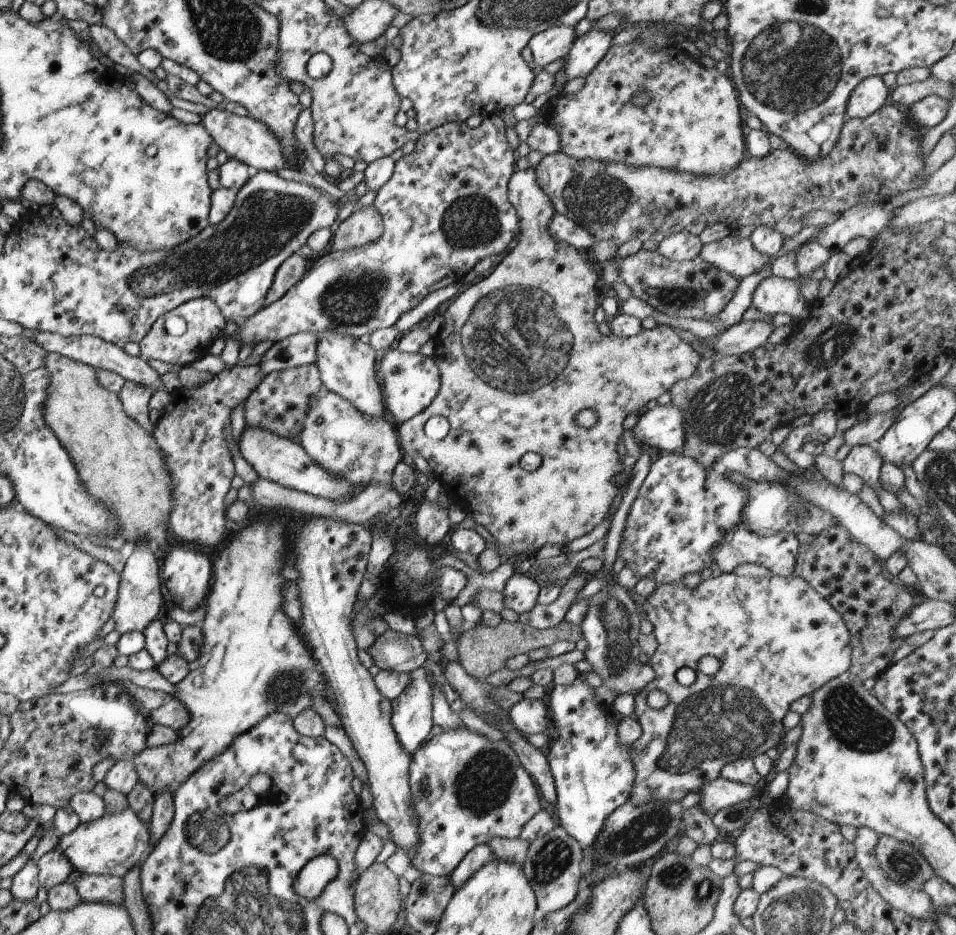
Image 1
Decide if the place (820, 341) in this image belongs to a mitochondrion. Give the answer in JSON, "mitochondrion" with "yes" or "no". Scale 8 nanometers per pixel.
{"mitochondrion":"yes"}

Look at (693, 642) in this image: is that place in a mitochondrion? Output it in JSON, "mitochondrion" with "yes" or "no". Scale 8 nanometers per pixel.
{"mitochondrion":"no"}

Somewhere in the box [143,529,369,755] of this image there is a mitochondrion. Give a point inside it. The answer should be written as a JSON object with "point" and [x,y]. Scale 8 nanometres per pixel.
{"point":[287,687]}

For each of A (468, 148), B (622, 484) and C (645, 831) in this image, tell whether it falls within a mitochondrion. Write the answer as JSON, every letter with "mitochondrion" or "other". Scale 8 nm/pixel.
{"A":"other","B":"other","C":"mitochondrion"}

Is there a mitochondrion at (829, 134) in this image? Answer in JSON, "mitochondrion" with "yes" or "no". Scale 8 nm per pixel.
{"mitochondrion":"no"}

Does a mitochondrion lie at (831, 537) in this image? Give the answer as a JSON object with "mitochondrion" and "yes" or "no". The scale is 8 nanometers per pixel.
{"mitochondrion":"no"}

